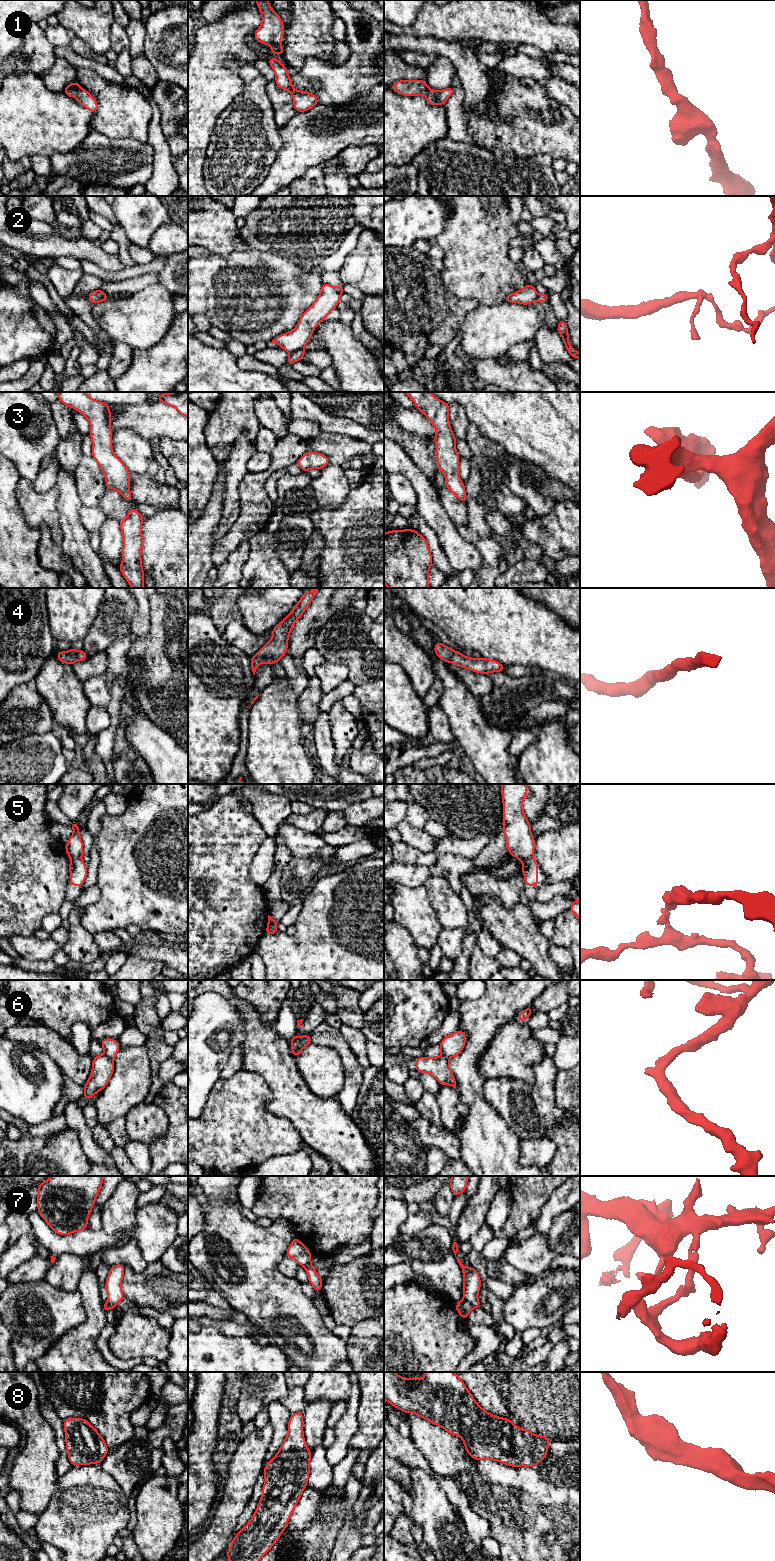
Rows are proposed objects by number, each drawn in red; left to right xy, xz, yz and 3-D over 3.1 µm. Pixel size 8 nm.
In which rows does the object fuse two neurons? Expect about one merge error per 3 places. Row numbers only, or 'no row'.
2, 5, 6, 7

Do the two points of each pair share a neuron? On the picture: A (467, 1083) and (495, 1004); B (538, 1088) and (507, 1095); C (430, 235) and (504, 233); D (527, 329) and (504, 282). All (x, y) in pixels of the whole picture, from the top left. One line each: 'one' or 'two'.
A: one
B: one
C: two
D: two

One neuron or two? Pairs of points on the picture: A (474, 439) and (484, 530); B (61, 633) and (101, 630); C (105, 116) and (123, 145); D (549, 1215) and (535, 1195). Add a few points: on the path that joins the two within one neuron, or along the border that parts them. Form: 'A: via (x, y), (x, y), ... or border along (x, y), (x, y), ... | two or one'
A: via (477, 462), (477, 495), (474, 498), (476, 507) | one
B: border along (98, 609), (98, 613), (89, 631), (82, 639) | two
C: border along (97, 130), (110, 137), (131, 137), (142, 143) | two
D: border along (557, 1187), (543, 1205), (539, 1217), (532, 1224) | two

